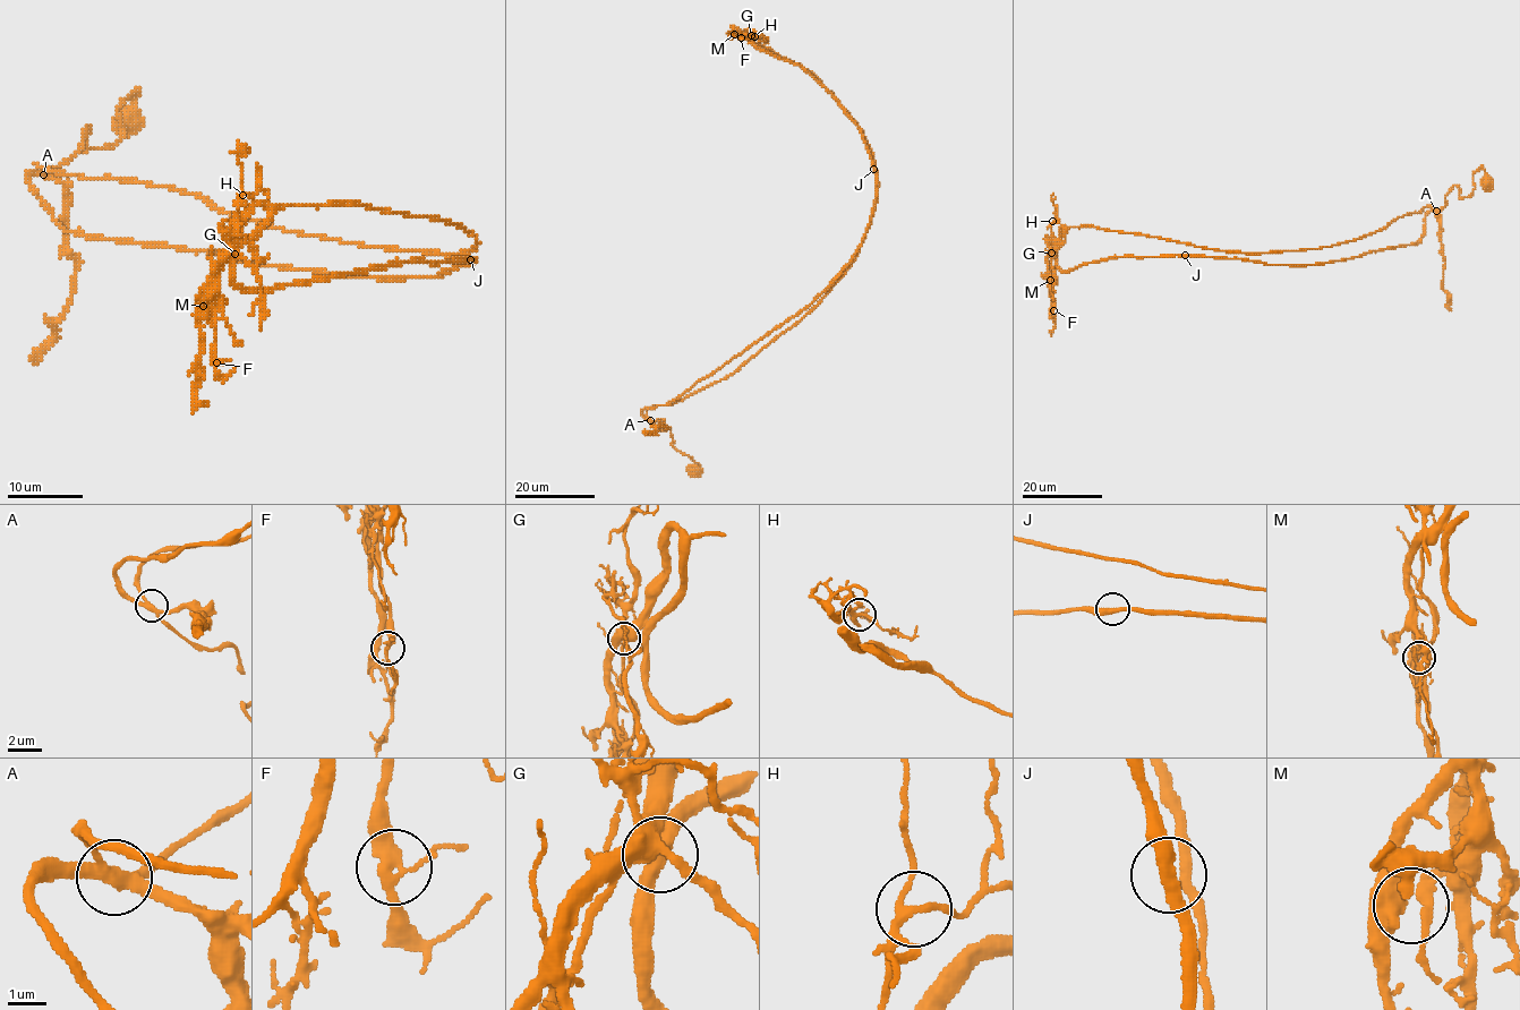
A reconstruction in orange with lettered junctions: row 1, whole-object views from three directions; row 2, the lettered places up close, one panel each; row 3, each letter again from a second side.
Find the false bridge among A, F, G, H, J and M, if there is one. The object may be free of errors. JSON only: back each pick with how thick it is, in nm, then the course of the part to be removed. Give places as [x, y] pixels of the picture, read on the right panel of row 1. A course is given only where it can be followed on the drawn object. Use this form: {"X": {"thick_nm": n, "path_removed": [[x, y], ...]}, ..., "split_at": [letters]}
{"split_at": []}

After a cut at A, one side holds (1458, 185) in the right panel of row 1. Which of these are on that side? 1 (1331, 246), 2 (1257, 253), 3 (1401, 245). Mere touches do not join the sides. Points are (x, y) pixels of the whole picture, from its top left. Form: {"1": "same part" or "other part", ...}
{"1": "same part", "2": "same part", "3": "other part"}

